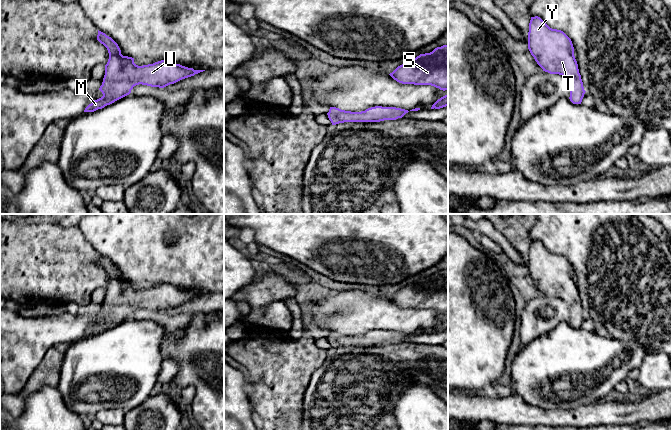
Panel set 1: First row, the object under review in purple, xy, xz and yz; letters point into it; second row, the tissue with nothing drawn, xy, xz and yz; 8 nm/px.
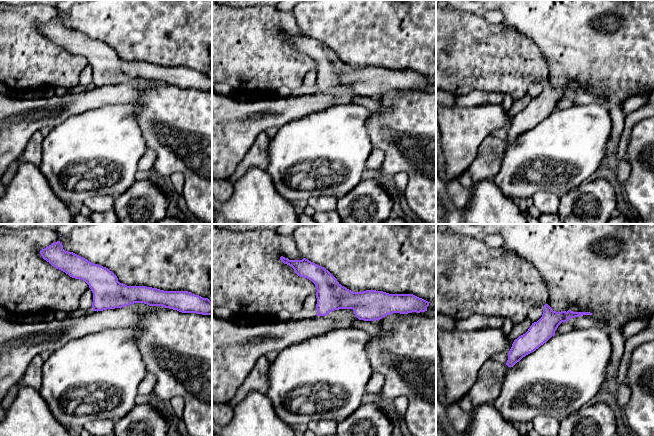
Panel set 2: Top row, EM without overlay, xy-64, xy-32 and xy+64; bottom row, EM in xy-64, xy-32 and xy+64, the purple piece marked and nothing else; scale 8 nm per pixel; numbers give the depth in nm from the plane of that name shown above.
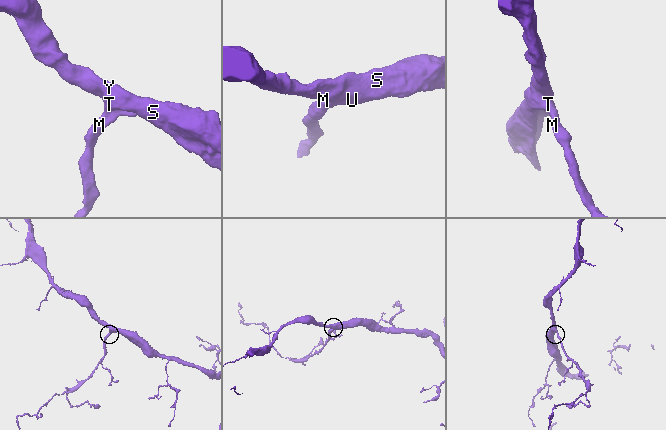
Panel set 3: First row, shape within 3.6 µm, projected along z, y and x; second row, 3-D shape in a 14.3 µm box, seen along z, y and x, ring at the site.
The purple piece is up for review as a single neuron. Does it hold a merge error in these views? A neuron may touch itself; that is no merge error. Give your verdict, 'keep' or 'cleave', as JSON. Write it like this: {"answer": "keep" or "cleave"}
{"answer": "keep"}

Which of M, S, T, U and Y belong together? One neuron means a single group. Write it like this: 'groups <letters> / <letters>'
groups M S T U Y

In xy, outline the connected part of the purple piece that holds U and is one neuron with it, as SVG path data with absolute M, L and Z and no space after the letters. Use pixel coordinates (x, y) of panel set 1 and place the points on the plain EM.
M99 254L97 264L107 272L109 277L105 299L99 312L103 320L89 328L84 336L94 336L114 327L129 319L136 309L164 312L205 295L194 294L169 284L138 290L134 287L134 282L123 280L118 268Z

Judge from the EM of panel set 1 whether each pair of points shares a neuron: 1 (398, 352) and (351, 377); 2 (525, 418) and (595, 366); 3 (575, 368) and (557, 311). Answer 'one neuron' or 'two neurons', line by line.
1: one neuron
2: two neurons
3: two neurons

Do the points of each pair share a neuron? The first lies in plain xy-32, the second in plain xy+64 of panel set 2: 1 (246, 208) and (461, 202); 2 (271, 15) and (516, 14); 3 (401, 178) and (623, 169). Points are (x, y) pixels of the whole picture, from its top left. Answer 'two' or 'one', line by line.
1: two
2: two
3: one

